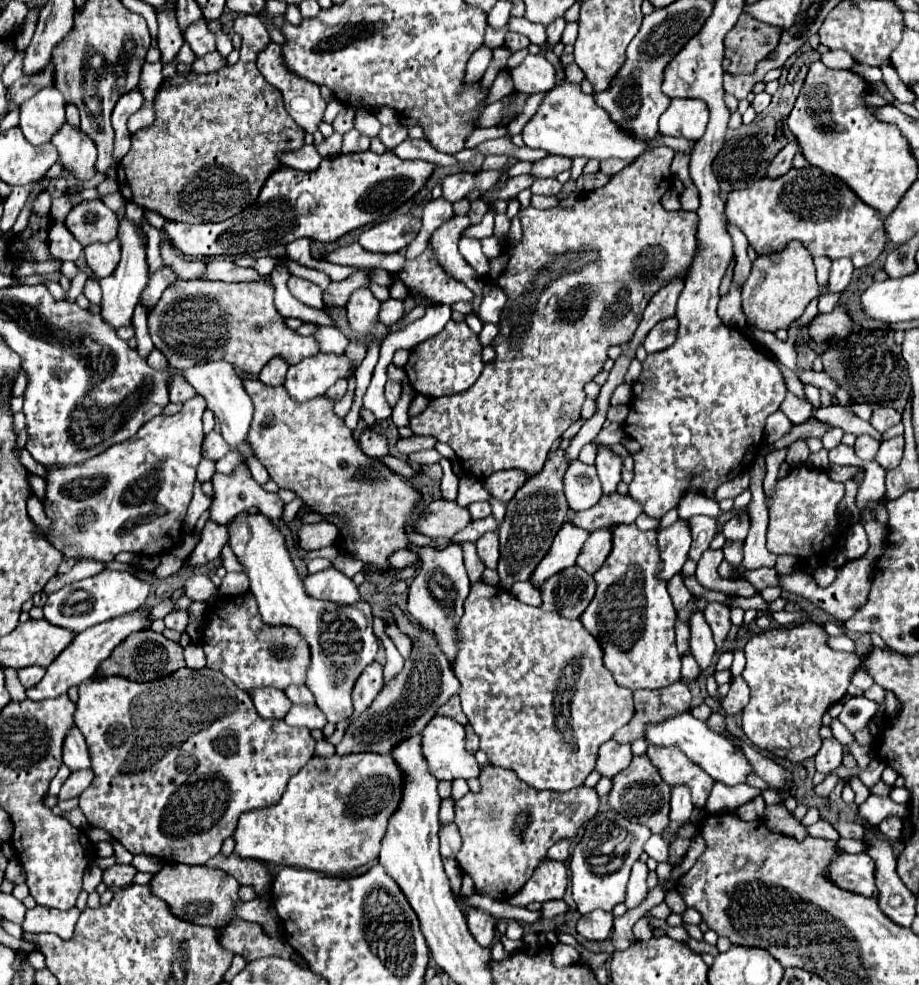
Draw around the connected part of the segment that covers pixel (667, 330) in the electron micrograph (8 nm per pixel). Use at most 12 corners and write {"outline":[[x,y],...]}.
{"outline":[[676,316],[658,322],[646,336],[646,352],[674,344]]}

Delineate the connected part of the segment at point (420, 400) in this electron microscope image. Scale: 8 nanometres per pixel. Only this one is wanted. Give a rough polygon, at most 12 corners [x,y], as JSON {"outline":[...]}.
{"outline":[[417,393],[408,410],[409,418],[421,413],[429,399]]}

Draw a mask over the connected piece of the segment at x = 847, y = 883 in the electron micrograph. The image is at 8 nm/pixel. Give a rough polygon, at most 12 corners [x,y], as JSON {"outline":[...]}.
{"outline":[[866,852],[840,854],[824,870],[842,890],[876,896]]}

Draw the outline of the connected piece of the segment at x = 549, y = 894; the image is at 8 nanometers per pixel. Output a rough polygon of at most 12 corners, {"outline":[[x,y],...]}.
{"outline":[[544,860],[508,902],[560,900],[568,886],[562,862]]}

